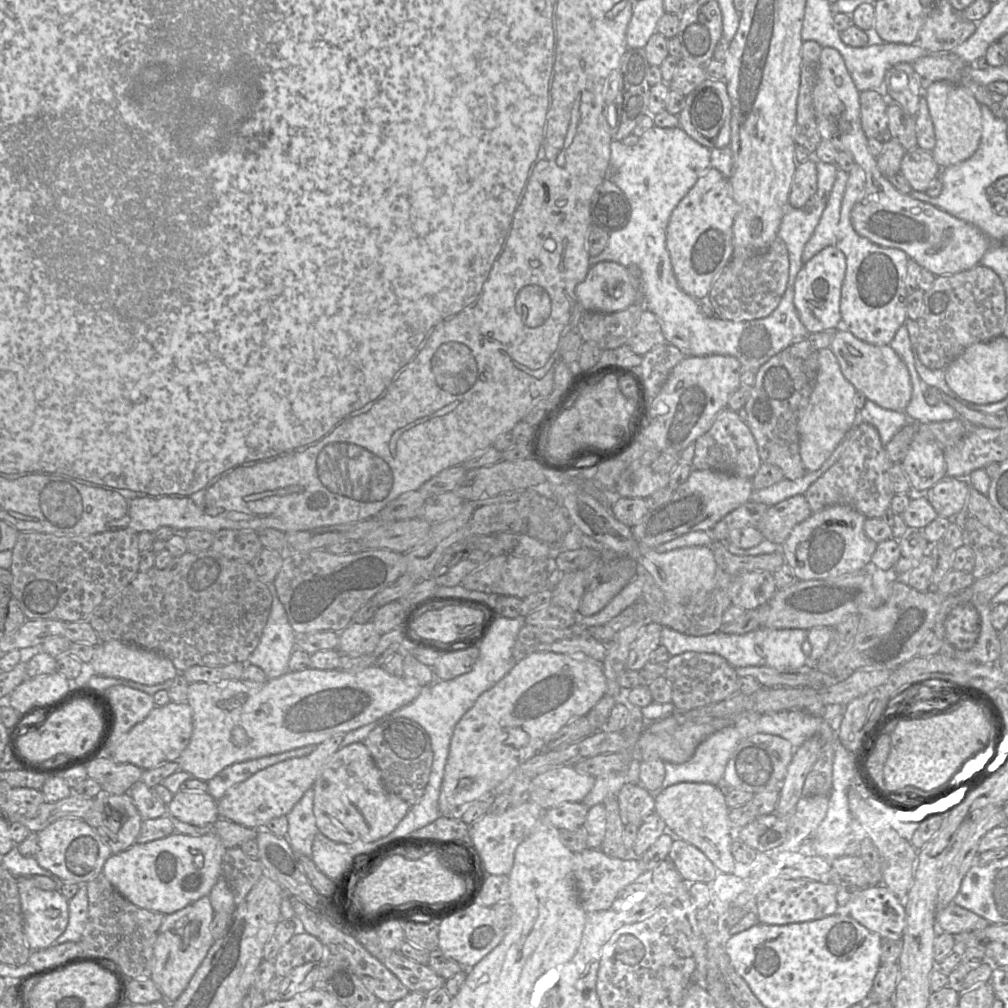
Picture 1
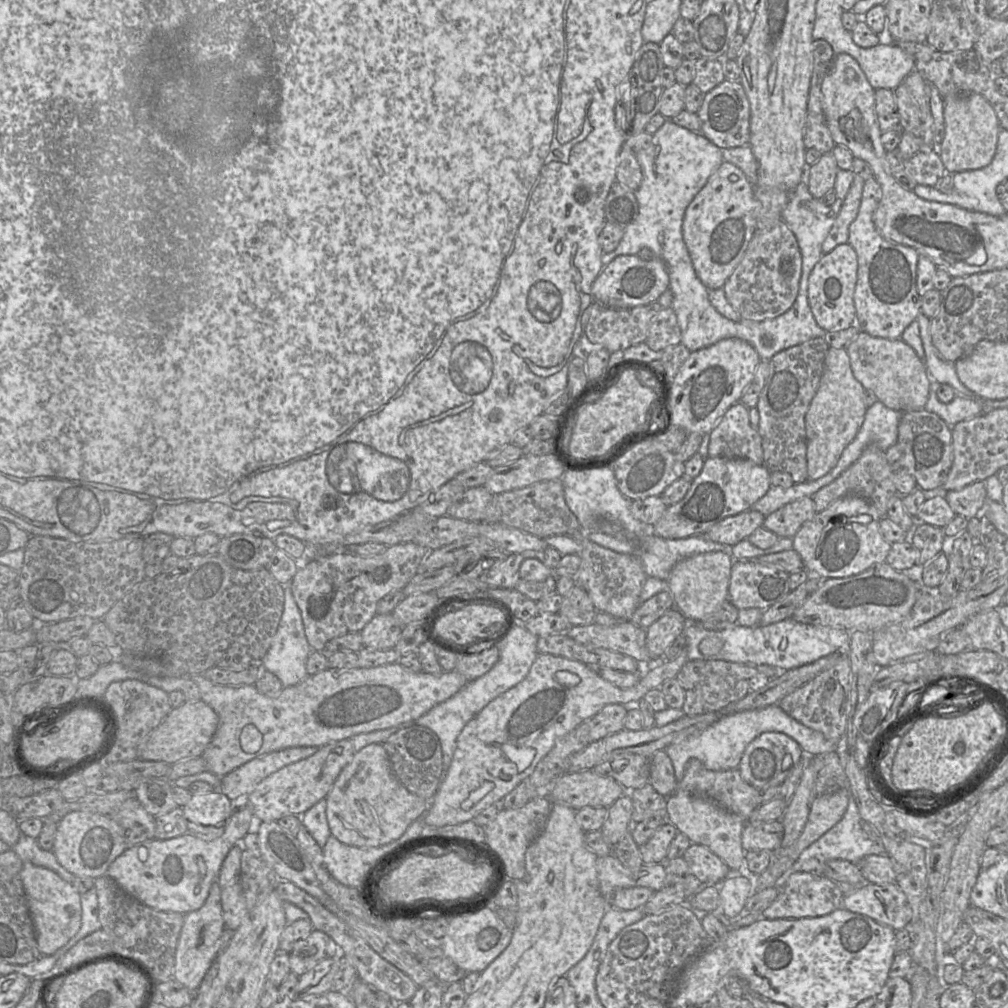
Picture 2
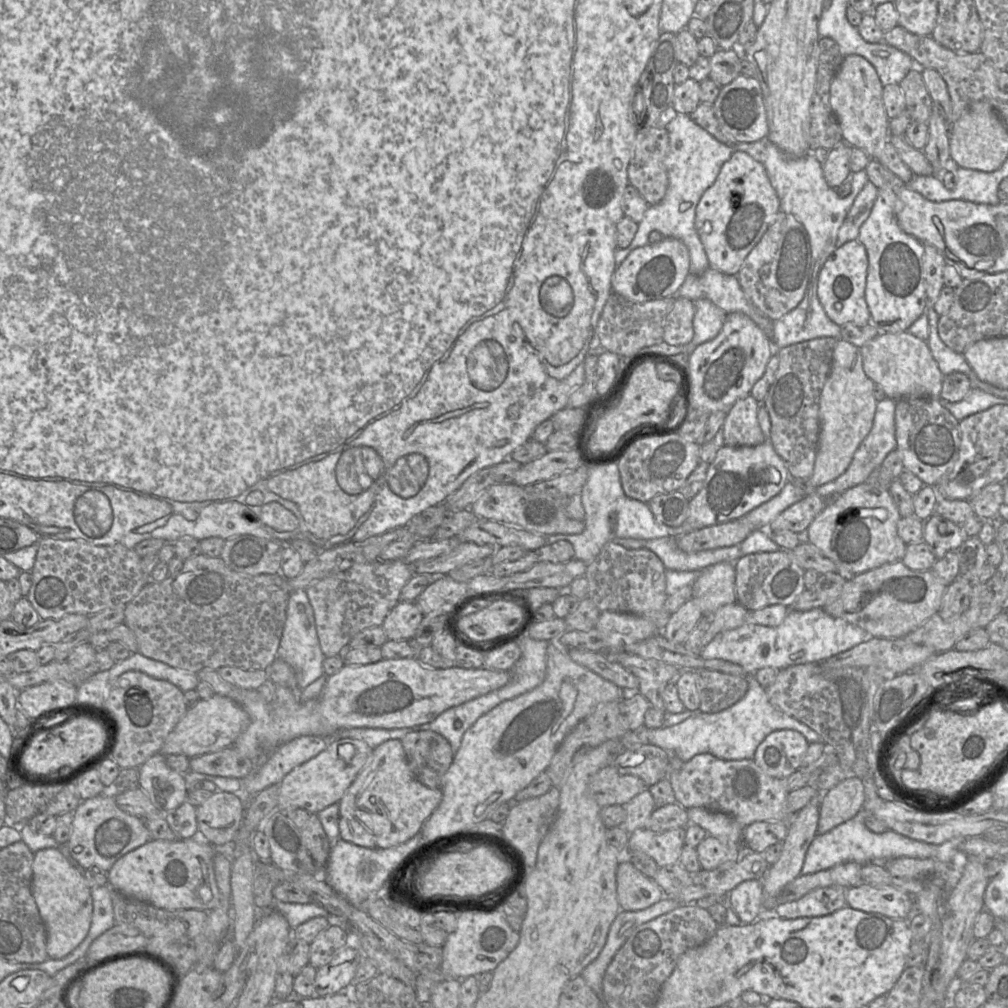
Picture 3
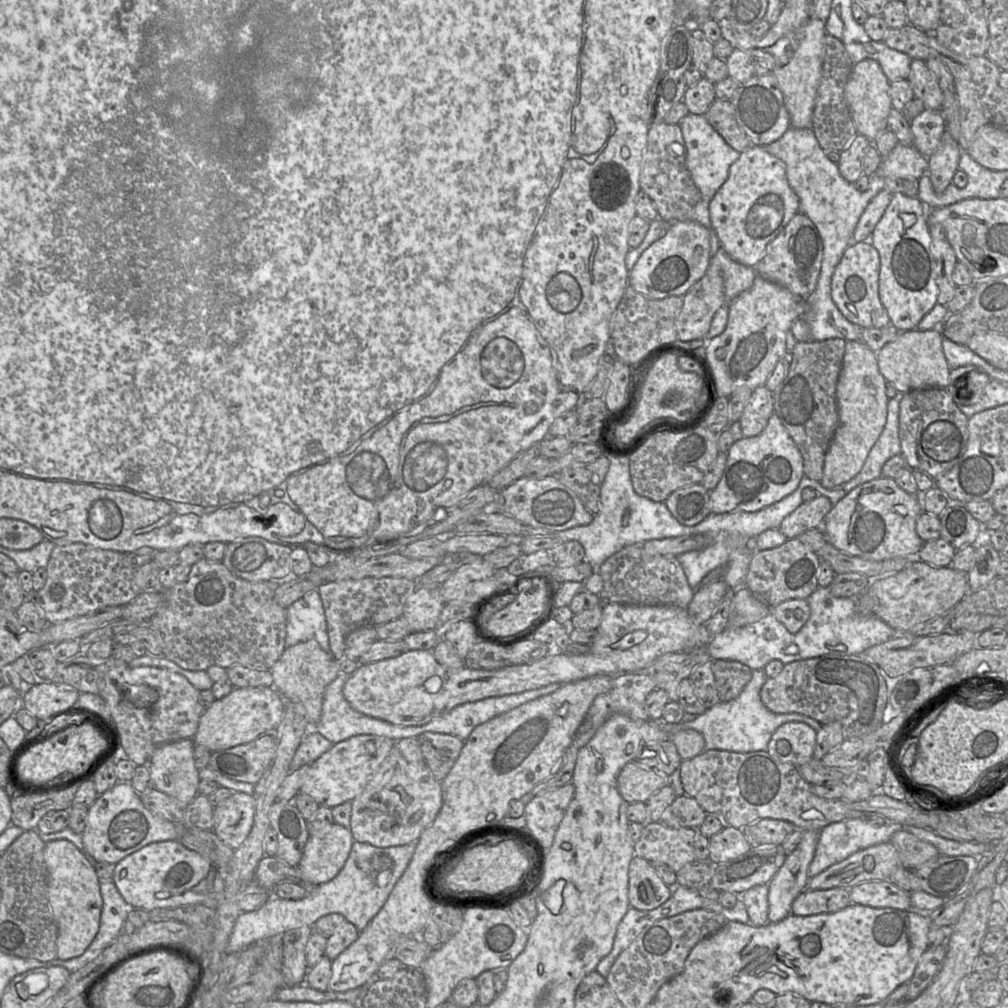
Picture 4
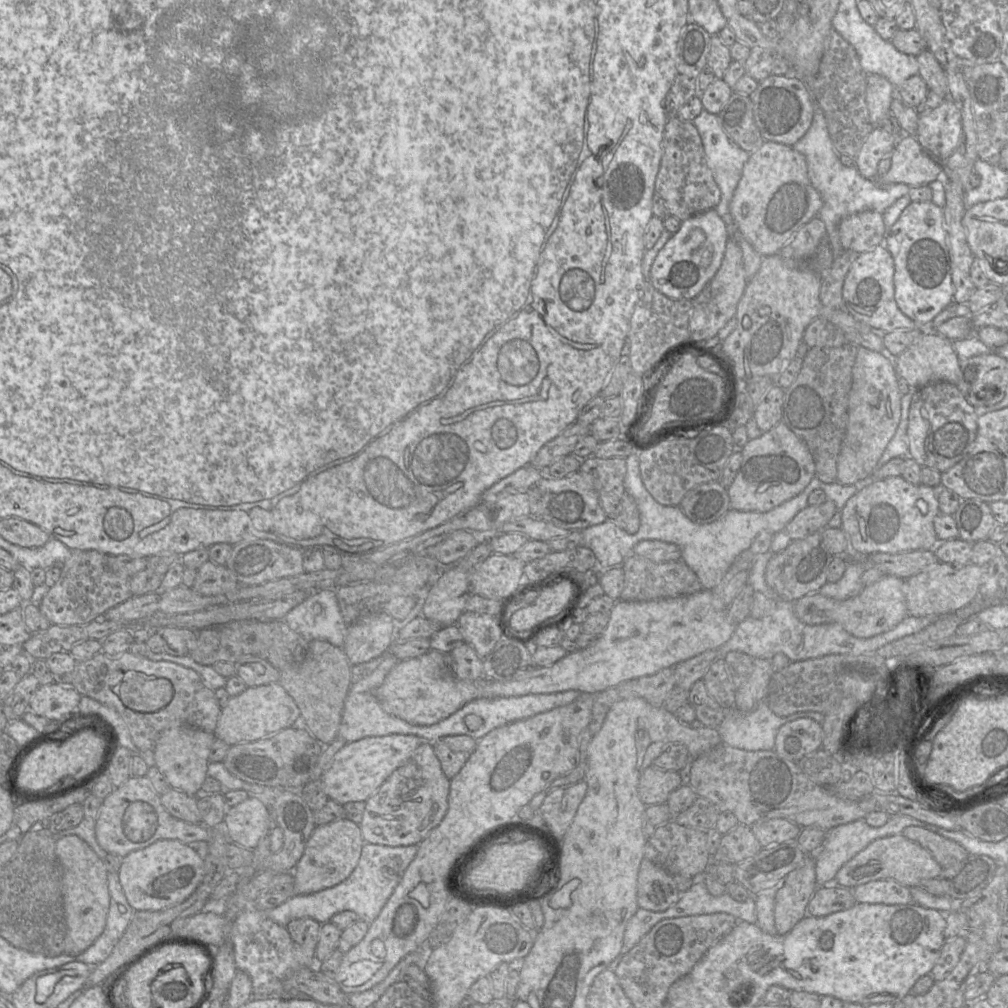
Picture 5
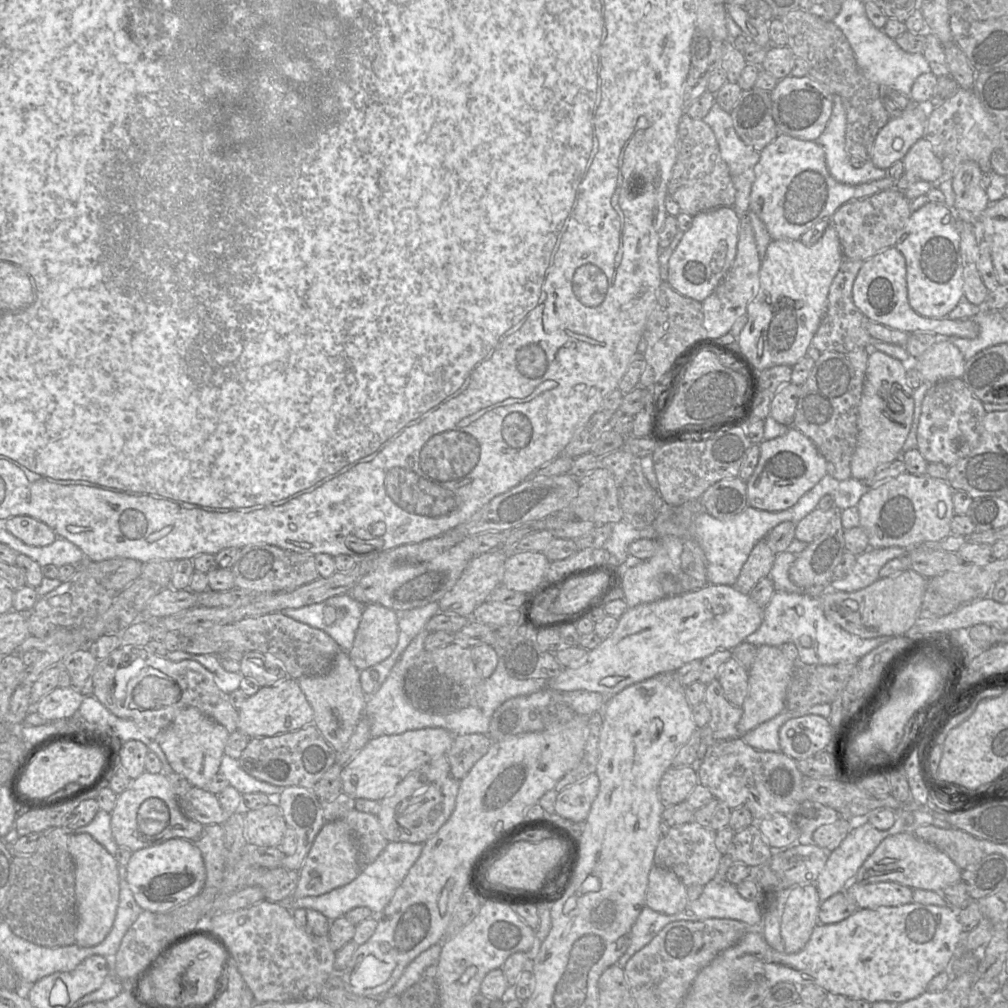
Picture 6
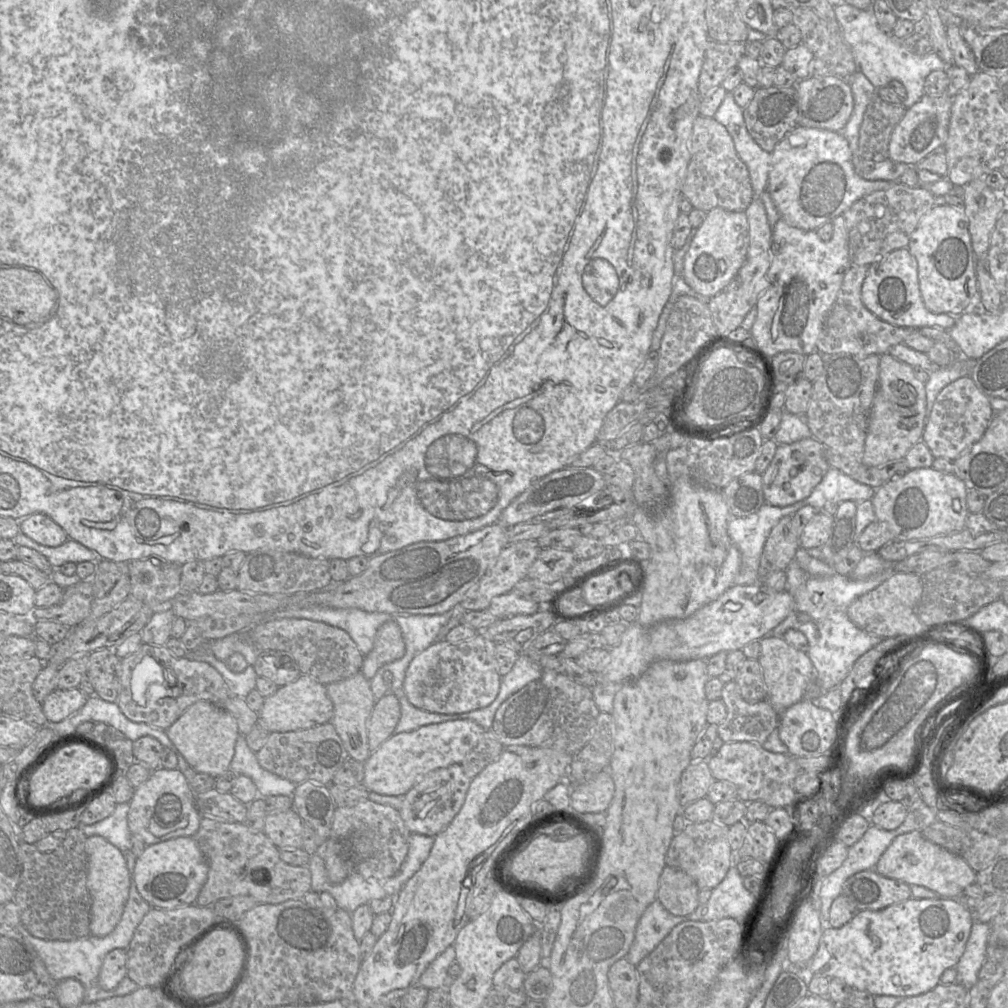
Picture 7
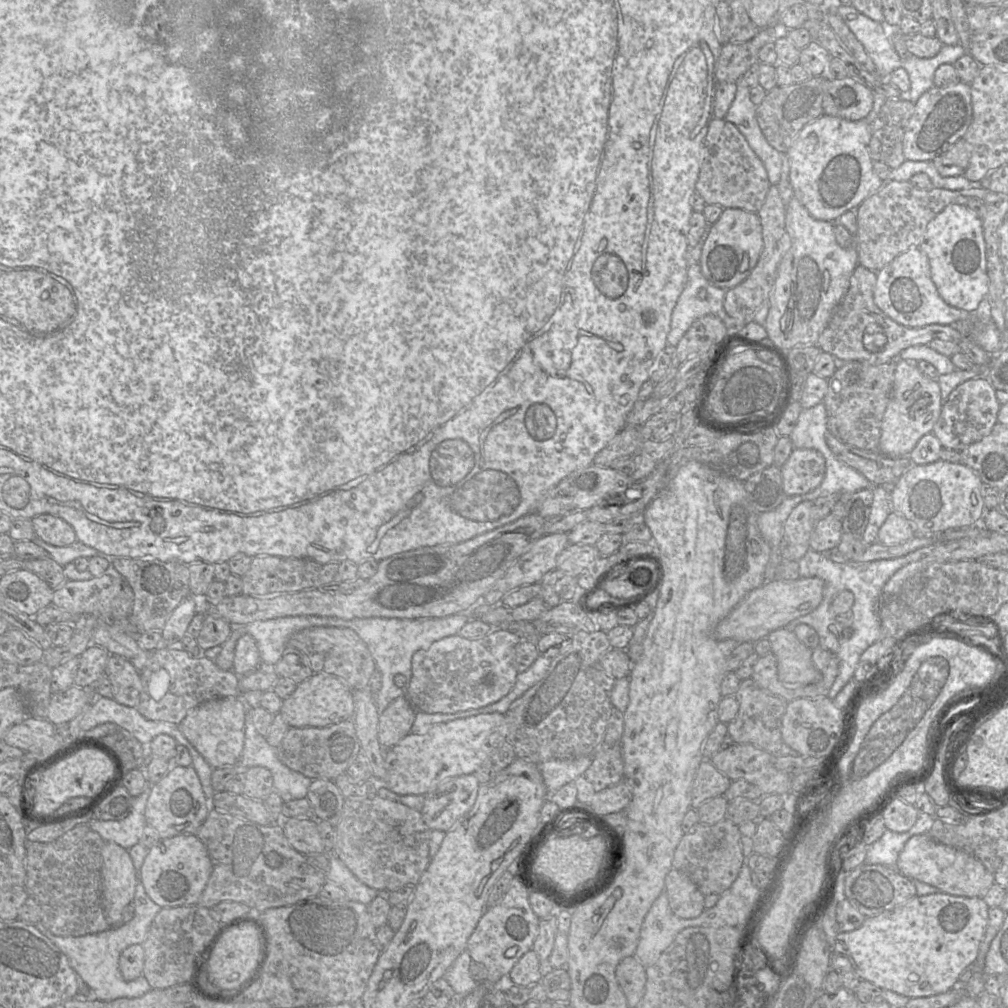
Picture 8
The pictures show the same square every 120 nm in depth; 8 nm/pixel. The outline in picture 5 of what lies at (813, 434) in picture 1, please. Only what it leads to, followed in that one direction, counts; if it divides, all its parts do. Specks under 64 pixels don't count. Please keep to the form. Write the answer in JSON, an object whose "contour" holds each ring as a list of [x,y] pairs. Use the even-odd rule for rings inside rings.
{"contour":[[[857,348],[848,402],[848,425],[837,461],[837,482],[853,485],[873,474],[901,419],[902,394],[894,360],[886,352]]]}

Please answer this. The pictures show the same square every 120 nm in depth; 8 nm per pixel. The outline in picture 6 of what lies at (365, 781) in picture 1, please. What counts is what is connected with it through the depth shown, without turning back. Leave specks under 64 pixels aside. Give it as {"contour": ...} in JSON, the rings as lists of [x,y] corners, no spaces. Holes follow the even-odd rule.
{"contour":[[[445,755],[435,757],[411,771],[389,795],[380,800],[377,817],[384,837],[388,842],[424,844],[451,816],[458,789],[459,780],[451,775]]]}

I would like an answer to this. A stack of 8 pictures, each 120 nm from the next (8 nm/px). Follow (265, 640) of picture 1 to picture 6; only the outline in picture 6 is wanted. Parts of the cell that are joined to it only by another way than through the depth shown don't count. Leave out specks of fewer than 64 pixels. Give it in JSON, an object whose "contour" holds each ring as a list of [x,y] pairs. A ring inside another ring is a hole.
{"contour":[[[345,593],[320,603],[288,608],[282,613],[296,621],[323,630],[336,641],[341,650],[348,652],[353,646],[364,605]]]}

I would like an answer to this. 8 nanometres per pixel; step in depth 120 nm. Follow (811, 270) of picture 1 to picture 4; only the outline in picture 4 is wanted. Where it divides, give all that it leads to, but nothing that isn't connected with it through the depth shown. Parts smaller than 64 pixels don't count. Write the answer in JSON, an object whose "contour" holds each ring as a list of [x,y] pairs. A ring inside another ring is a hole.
{"contour":[[[870,240],[849,245],[836,266],[831,281],[831,297],[847,320],[863,328],[891,325],[879,297],[880,256]]]}

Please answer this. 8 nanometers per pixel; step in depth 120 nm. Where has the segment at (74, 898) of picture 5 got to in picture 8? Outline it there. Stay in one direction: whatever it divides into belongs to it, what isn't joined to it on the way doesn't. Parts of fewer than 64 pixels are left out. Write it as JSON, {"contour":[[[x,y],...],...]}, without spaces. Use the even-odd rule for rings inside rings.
{"contour":[[[114,842],[102,848],[102,902],[111,927],[121,925],[123,913],[132,903],[136,889],[135,868],[125,849]]]}

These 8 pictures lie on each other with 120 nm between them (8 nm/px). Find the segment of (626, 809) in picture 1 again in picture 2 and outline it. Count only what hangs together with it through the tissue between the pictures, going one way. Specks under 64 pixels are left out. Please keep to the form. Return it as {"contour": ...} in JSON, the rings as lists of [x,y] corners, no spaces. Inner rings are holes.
{"contour":[[[648,782],[644,786],[627,791],[632,800],[632,824],[652,817],[666,818],[667,798],[659,794]]]}

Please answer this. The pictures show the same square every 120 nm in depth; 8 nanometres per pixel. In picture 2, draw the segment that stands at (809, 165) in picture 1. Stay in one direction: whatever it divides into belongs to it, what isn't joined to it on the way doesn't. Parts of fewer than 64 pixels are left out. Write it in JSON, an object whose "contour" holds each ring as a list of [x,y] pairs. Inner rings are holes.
{"contour":[[[832,152],[824,153],[820,159],[806,169],[802,182],[806,182],[808,190],[815,198],[822,198],[834,188],[836,175],[840,169]]]}

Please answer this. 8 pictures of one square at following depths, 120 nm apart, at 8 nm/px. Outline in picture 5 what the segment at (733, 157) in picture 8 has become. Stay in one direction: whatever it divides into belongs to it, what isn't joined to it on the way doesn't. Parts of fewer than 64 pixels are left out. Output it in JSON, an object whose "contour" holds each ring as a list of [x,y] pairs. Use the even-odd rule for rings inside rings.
{"contour":[[[678,117],[667,120],[662,139],[662,157],[655,180],[655,192],[665,201],[671,215],[685,220],[700,212],[713,209],[721,192],[707,165],[703,143],[692,121]]]}

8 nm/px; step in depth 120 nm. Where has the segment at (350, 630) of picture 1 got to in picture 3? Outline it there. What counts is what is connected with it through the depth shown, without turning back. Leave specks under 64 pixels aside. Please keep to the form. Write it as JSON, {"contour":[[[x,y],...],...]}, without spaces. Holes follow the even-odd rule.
{"contour":[[[415,601],[399,602],[388,613],[381,627],[388,640],[408,640],[415,636],[424,616]]]}

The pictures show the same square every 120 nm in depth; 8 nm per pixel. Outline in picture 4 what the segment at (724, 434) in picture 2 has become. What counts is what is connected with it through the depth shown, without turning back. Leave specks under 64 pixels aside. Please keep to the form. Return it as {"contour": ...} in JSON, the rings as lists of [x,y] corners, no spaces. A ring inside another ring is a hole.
{"contour":[[[765,385],[754,389],[738,420],[743,437],[759,435],[773,413],[773,392]]]}

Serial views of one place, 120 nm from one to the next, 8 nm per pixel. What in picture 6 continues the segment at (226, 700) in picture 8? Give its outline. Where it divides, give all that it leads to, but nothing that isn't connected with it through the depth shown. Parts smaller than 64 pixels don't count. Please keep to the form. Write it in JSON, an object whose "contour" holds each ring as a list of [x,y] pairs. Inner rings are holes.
{"contour":[[[186,707],[178,712],[172,723],[155,739],[171,768],[197,788],[205,788],[219,774],[229,732],[221,724],[209,718],[195,707]]]}

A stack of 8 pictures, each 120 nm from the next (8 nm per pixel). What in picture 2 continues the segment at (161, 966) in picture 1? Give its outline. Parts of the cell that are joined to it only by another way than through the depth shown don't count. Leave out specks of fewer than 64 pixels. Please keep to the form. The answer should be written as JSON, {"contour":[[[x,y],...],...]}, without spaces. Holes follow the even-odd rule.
{"contour":[[[214,881],[203,906],[198,910],[184,915],[184,923],[175,953],[174,980],[191,991],[198,989],[204,976],[218,955],[218,940],[224,928],[220,886],[217,881]]]}

